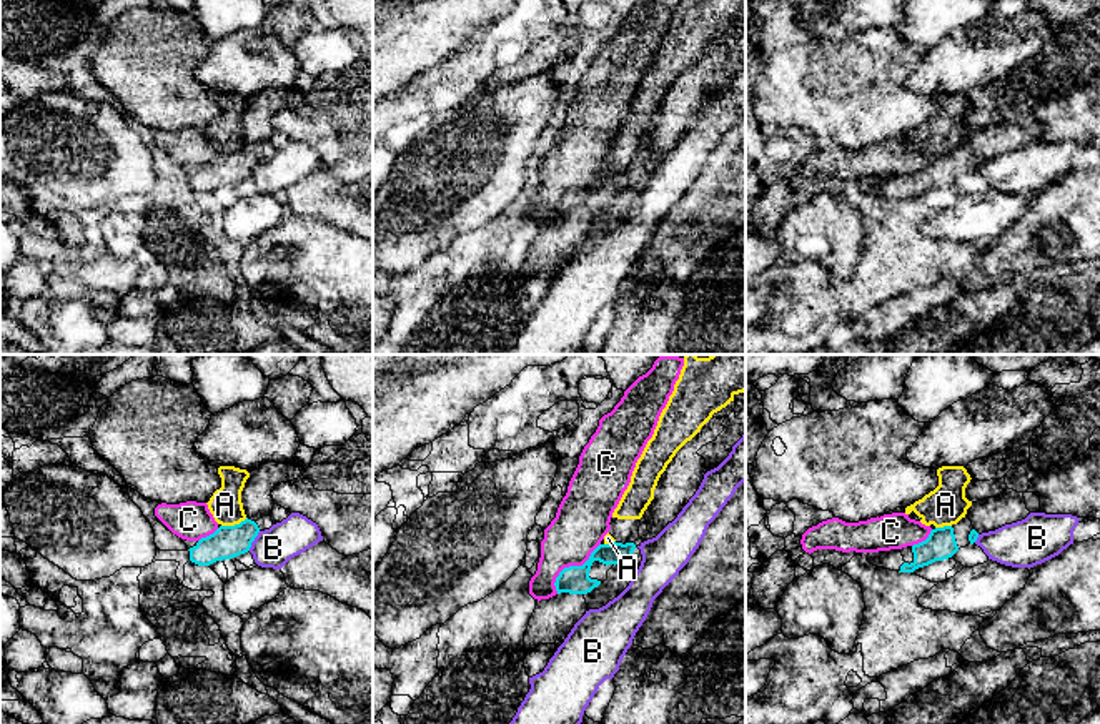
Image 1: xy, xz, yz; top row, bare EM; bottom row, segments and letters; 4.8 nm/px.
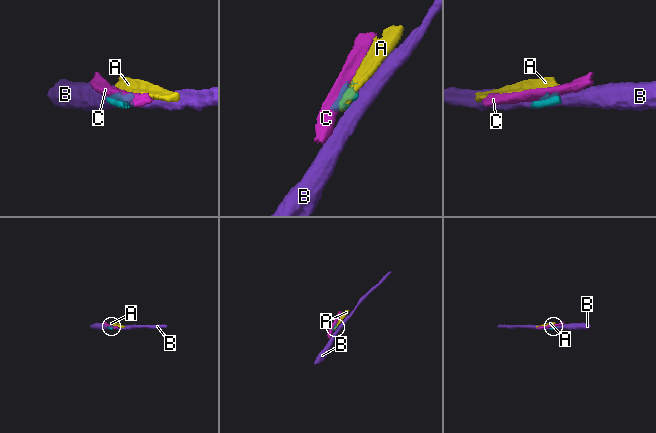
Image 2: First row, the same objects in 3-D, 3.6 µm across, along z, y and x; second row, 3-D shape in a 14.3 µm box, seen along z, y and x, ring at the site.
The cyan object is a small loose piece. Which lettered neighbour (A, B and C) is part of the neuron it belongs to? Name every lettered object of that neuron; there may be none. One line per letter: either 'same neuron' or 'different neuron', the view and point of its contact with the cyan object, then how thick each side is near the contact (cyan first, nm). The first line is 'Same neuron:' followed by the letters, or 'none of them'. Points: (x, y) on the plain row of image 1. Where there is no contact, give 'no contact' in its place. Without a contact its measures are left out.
Same neuron: none of them
A: different neuron; meets cyan in xy at (235, 152); 160 nm thick on the cyan side, 160 nm on the other
B: different neuron; meets cyan in xy at (253, 167); 160 nm thick on the cyan side, 190 nm on the other
C: different neuron; meets cyan in xz at (571, 193); 140 nm thick on the cyan side, 260 nm on the other

